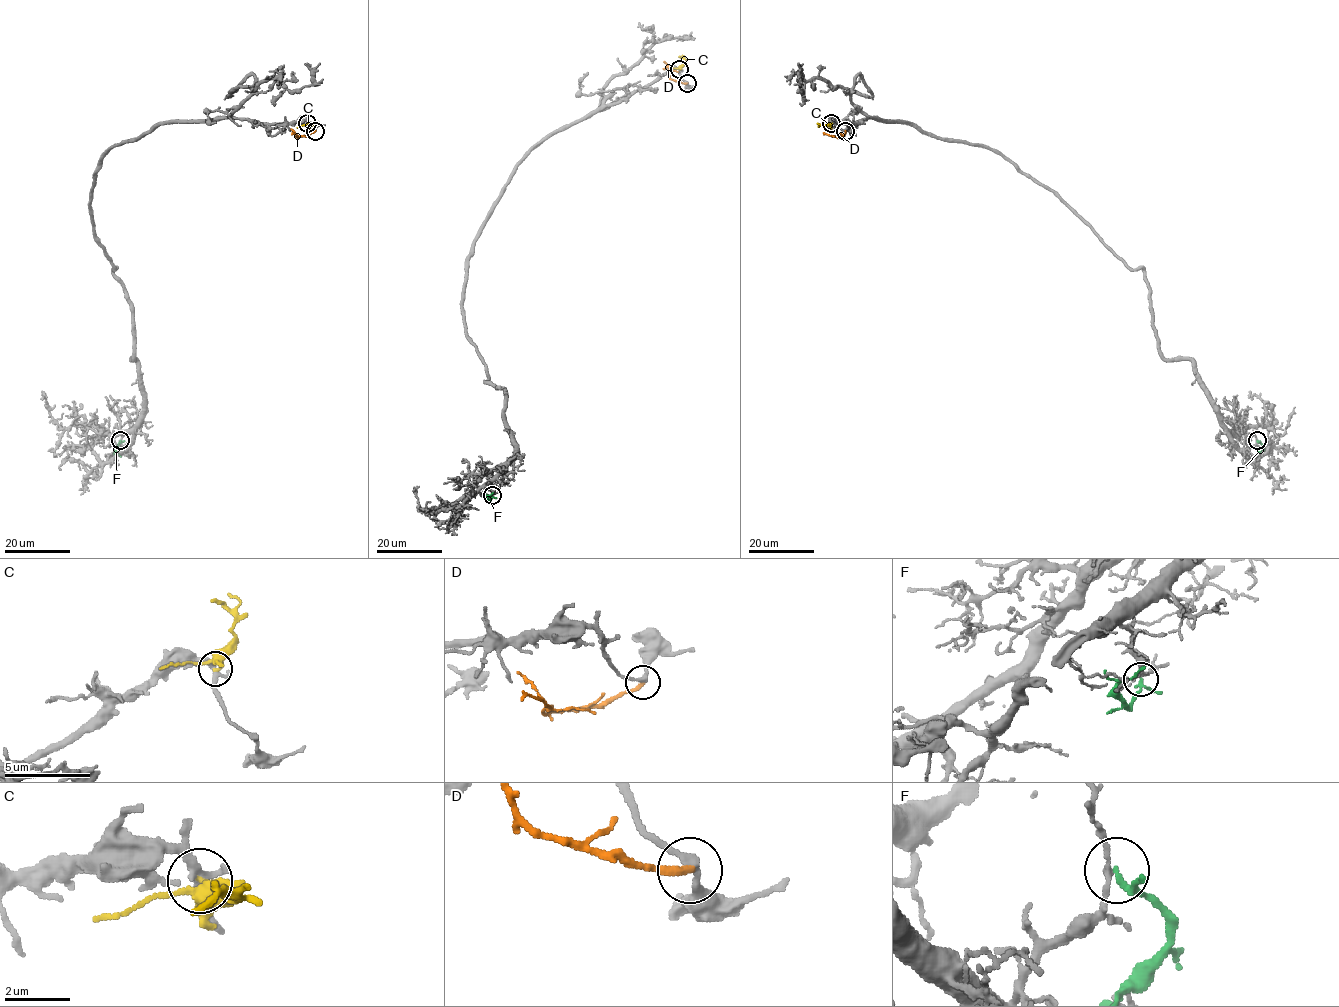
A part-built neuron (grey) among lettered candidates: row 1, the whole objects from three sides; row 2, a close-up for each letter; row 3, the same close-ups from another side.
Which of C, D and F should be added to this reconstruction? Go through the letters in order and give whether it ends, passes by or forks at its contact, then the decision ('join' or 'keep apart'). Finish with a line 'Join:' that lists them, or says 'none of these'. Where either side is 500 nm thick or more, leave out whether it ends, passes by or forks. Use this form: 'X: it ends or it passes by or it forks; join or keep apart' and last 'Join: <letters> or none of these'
C: it passes by; keep apart
D: it ends; keep apart
F: it passes by; keep apart
Join: none of these

